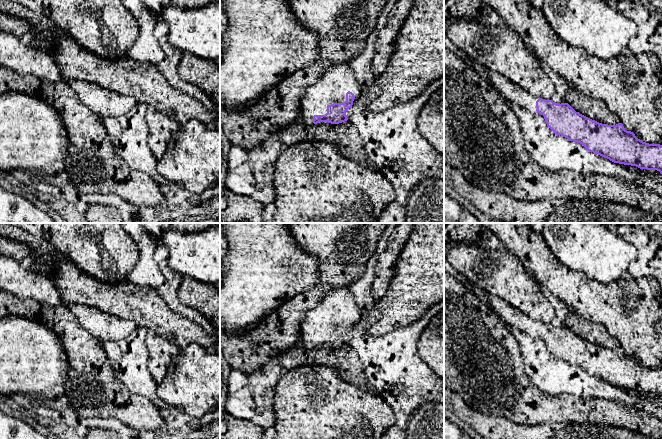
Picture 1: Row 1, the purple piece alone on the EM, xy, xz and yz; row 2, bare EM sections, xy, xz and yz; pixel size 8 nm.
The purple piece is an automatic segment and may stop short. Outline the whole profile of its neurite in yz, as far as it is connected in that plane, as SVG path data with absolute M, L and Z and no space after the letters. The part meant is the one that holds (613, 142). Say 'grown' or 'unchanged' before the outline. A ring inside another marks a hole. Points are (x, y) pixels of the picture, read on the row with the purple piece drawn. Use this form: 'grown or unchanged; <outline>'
grown; M474 62L474 68L483 76L487 75L508 102L515 103L529 112L543 115L547 126L556 135L562 135L569 141L580 143L588 151L614 163L636 166L640 169L657 170L662 174L662 145L643 142L633 132L627 131L622 123L602 124L576 112L568 103L557 104L552 100L535 96L511 83L506 77L492 72L478 63Z

